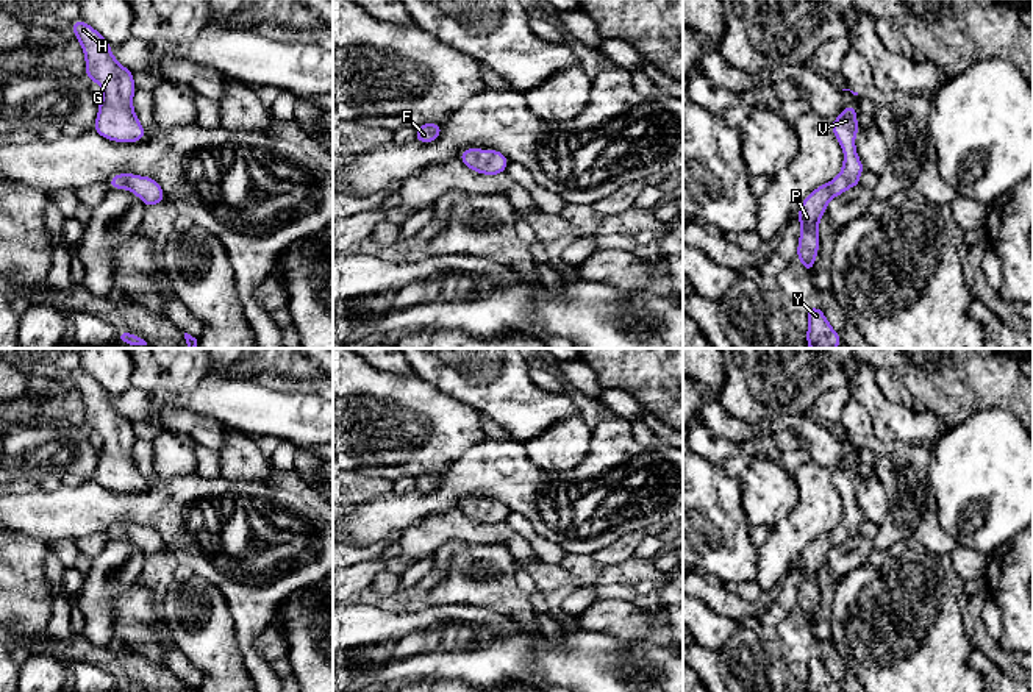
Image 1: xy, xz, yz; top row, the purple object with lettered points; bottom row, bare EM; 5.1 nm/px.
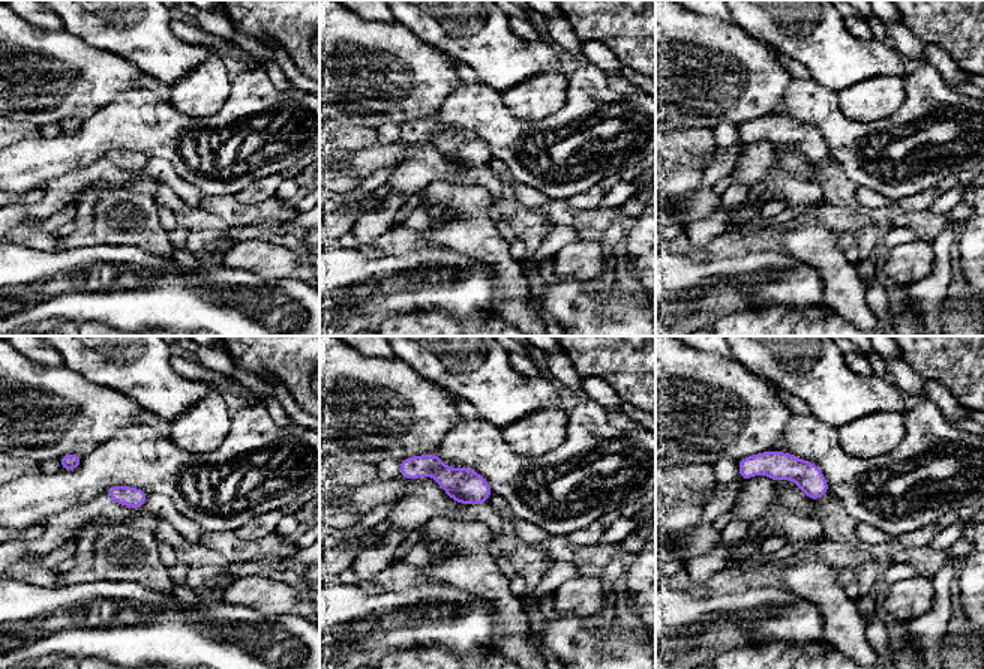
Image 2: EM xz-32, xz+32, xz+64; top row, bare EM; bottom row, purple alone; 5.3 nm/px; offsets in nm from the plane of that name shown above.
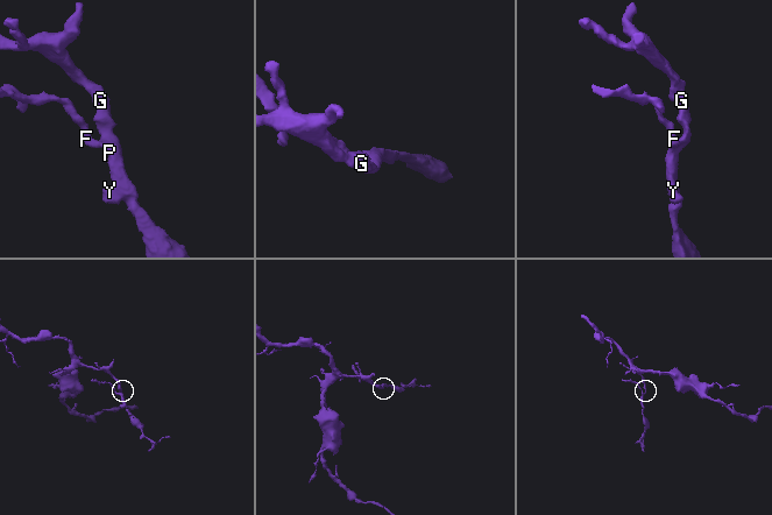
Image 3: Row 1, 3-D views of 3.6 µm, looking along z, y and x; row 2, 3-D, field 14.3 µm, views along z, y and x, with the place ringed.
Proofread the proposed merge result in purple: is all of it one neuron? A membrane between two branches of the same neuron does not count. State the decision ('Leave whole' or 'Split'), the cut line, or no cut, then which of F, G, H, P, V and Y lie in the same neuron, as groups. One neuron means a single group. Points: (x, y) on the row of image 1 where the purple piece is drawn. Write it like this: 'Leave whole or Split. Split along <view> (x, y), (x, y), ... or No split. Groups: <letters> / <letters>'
Leave whole. No split. Groups: F G H P V Y

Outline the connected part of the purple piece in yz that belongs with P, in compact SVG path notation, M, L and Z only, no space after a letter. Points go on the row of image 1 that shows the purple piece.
M855 105L845 106L841 116L831 120L831 130L844 150L842 170L835 180L820 184L806 195L799 208L797 222L802 225L802 230L797 247L797 259L806 272L814 270L814 259L819 253L817 227L828 202L844 194L847 189L860 186L860 175L864 170L855 147L855 136L860 130Z

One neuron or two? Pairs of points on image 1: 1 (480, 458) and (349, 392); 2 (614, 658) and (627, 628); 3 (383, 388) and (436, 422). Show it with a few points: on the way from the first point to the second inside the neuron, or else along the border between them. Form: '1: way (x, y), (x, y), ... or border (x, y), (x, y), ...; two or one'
1: border (486, 436), (472, 444), (441, 474); two
2: border (586, 630), (610, 633), (625, 641); two
3: way (396, 399), (416, 419), (424, 419); one

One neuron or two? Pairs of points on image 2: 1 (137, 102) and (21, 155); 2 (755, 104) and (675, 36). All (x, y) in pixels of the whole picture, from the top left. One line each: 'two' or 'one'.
1: one
2: one

